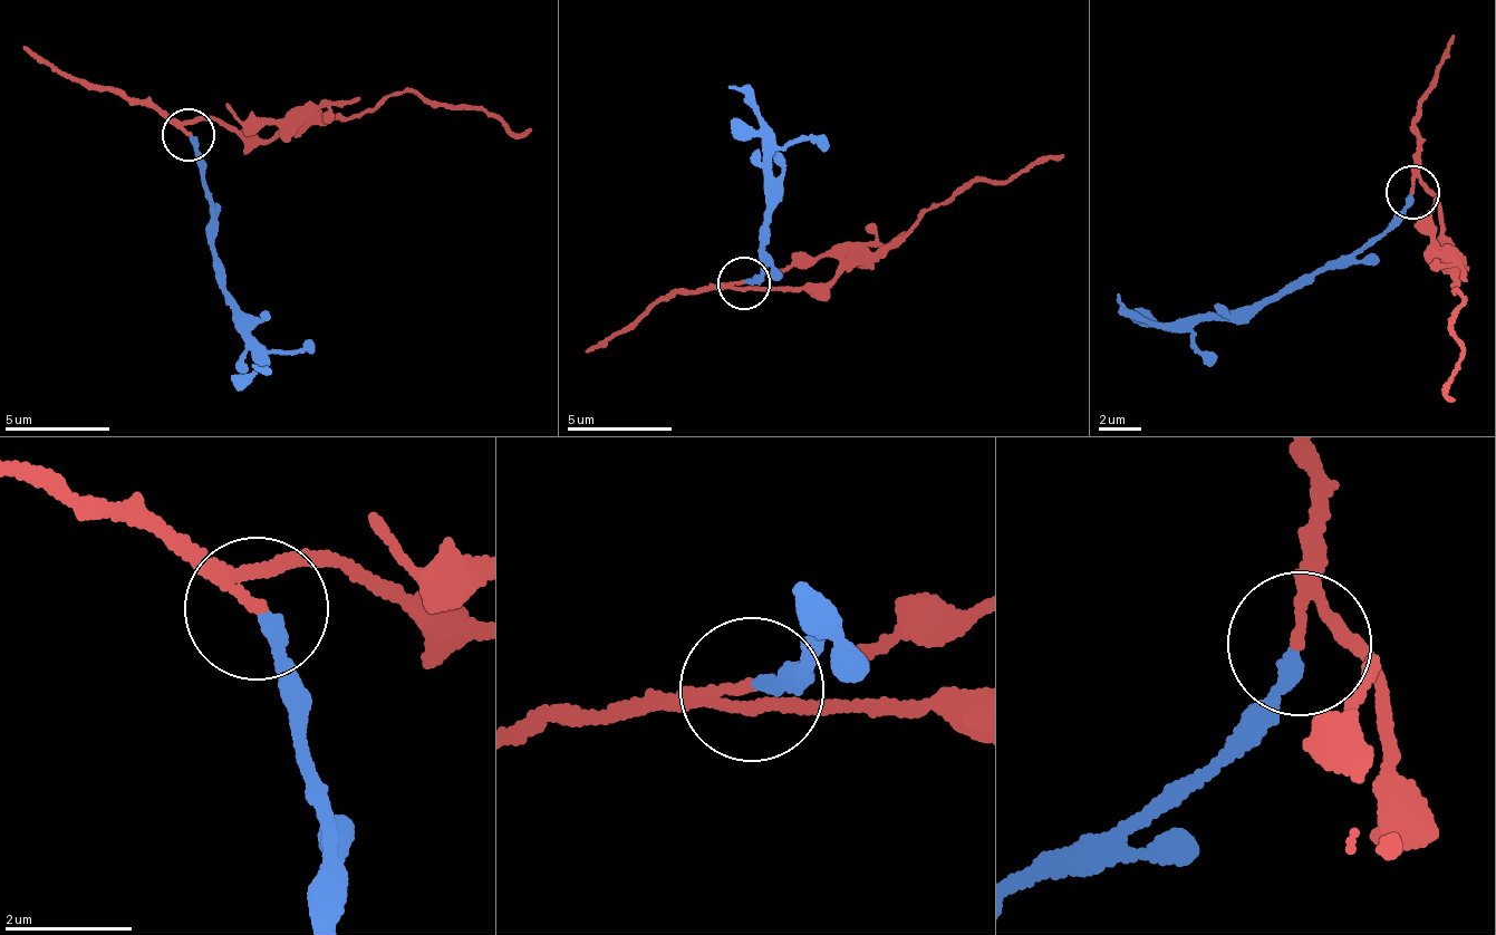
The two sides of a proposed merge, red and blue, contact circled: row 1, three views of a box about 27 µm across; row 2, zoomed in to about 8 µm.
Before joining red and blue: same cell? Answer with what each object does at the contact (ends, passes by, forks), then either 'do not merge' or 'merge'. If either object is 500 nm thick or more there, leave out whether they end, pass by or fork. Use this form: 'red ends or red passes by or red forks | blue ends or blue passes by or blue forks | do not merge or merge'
red passes by | blue ends | do not merge

